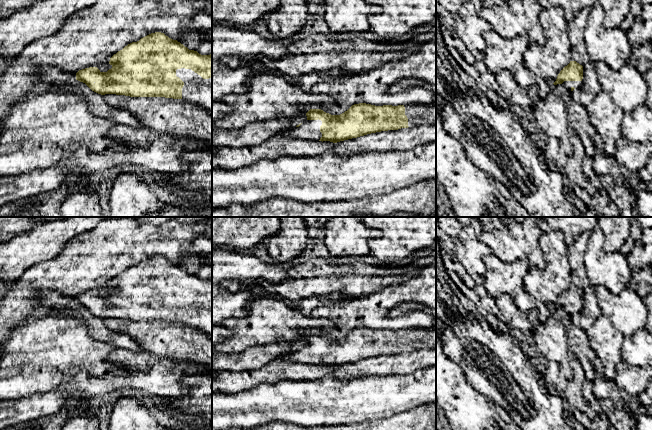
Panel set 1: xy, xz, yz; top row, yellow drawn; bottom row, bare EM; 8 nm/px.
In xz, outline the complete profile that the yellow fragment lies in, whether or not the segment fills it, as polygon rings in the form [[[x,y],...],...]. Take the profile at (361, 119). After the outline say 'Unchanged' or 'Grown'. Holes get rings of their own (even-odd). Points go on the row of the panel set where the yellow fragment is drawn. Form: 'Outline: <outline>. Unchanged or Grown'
Outline: [[[359,103],[340,115],[310,109],[306,116],[306,121],[282,134],[292,138],[337,143],[381,131],[432,126],[436,125],[436,105],[410,103],[375,106]]]. Grown

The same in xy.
Outline: [[[155,32],[125,46],[110,58],[109,64],[112,68],[107,72],[101,72],[97,67],[79,70],[76,73],[76,80],[85,83],[92,91],[101,95],[183,99],[212,115],[212,54],[201,55],[164,33]]]. Grown

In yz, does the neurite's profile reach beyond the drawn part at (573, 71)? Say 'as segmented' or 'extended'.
extended

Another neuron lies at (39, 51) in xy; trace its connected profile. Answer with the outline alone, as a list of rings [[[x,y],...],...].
[[[98,0],[95,5],[69,17],[56,34],[28,44],[19,56],[9,62],[8,69],[0,76],[0,122],[22,97],[53,91],[51,85],[37,79],[37,71],[41,68],[54,66],[74,80],[79,70],[89,67],[97,67],[100,72],[107,72],[112,68],[109,64],[110,58],[128,44],[155,32],[164,33],[176,40],[180,34],[188,30],[212,30],[212,0]]]

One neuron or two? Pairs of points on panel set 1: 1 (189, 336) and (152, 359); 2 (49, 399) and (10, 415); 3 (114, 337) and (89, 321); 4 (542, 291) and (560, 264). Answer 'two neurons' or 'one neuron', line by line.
1: two neurons
2: one neuron
3: one neuron
4: one neuron

